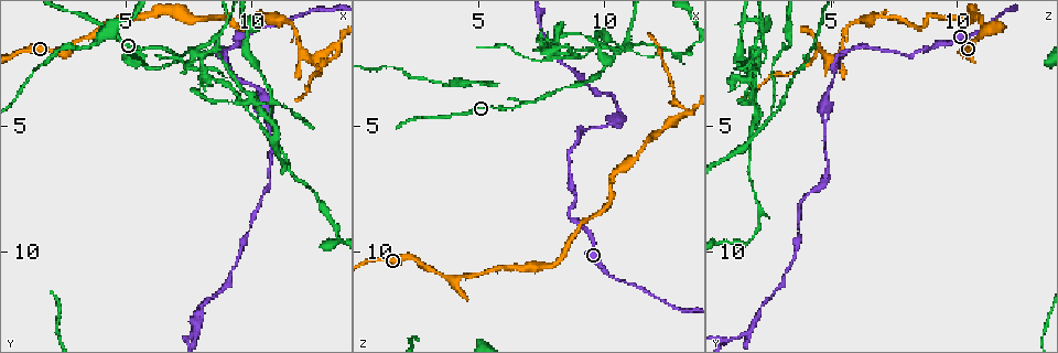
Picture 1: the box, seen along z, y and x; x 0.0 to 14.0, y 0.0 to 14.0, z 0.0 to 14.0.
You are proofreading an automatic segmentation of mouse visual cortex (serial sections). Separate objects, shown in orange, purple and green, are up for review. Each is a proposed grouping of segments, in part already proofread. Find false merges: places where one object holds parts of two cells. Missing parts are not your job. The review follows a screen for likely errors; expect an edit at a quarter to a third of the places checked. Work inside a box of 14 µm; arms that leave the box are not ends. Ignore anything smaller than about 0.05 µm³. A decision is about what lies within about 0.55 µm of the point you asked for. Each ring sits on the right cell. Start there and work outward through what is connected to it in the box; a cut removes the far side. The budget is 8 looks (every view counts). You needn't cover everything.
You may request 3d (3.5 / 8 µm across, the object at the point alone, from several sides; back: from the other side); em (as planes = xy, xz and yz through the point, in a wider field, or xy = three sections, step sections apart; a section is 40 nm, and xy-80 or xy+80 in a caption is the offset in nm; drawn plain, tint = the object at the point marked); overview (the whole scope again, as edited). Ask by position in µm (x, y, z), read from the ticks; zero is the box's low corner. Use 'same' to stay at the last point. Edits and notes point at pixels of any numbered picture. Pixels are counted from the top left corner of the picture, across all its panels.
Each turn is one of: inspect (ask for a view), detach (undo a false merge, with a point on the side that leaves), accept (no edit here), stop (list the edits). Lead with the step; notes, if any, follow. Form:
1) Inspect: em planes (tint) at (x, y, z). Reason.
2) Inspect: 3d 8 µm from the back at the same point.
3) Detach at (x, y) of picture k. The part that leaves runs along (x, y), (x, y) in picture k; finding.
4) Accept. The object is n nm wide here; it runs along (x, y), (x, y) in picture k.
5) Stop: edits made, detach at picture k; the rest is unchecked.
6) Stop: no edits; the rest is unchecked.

Inspect: 3d 3.5 µm at (4.0, 1.1, 11.0). A fork.

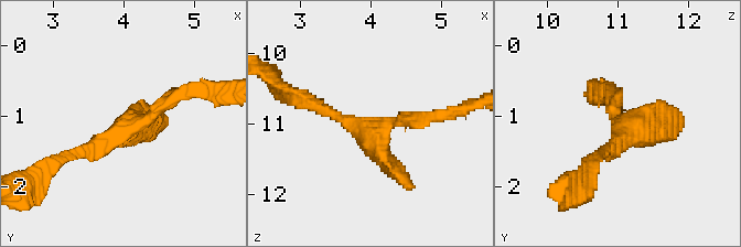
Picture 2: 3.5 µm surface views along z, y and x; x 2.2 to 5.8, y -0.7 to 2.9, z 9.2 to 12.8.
Inspect: em xy step 3 (tint) at (4.10, 1.15, 11.10).

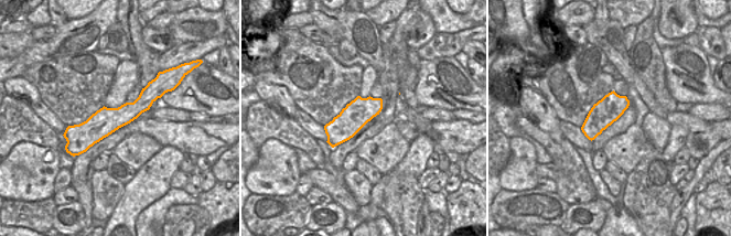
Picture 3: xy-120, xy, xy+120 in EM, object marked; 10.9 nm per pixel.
Accept. It runs along (158, 94), (94, 129), (73, 129) in picture 3; all the same cell.

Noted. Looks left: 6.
Inspect: 3d 8 µm at (8.3, 3.0, 3.6). A narrow waist.

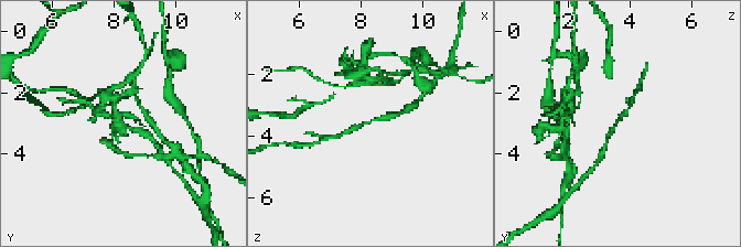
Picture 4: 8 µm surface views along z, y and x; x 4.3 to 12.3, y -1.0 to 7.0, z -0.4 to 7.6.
Inspect: em xy step 2 (tint) at (8.3, 3.0, 3.5). The arms are 200, 200 nm wide; now the EM.

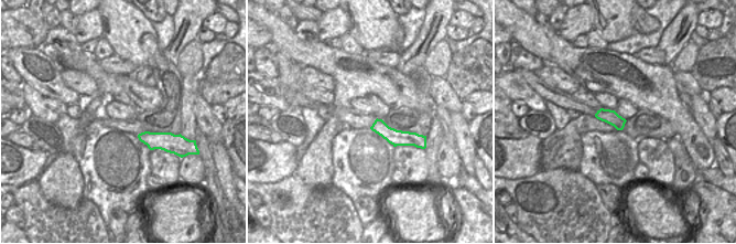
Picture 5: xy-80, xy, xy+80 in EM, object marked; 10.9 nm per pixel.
Accept. It runs along (96, 109), (149, 137) in picture 4; all the same cell.

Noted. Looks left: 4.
Inspect: 3d 8 µm at (10.7, 5.5, 1.8). Thick turns thin.

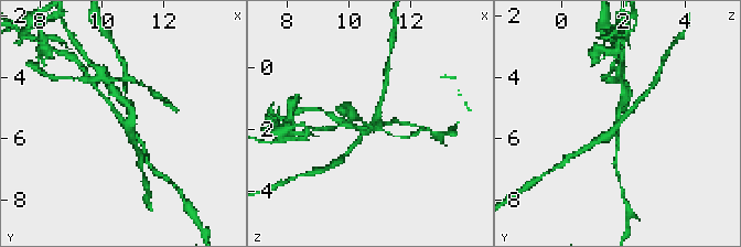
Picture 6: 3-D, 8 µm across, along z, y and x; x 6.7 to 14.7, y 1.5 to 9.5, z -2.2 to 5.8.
Inspect: 3d 3.5 µm at (10.8, 5.5, 1.7). Closer look.

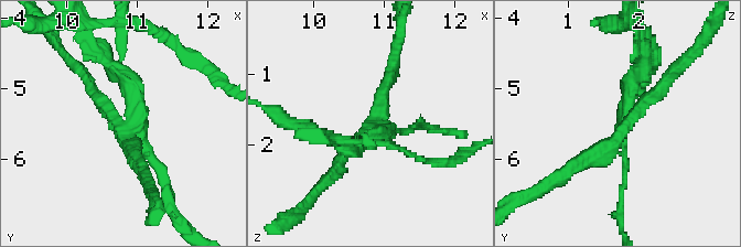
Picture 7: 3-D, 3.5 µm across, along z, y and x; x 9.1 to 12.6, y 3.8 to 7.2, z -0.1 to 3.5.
Inspect: em planes (tint) at (10.80, 5.60, 1.75). 4 arms meet here; the arms are 100, 150, 200, 200 nm wide.

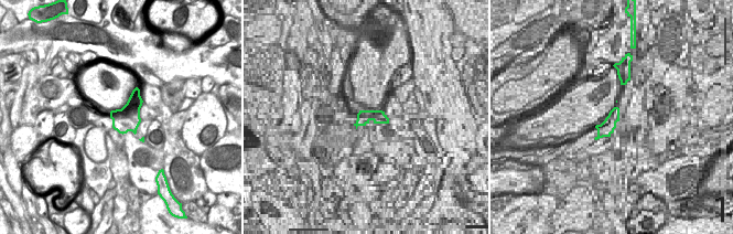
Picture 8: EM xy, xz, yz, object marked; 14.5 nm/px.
Detach at (121, 81) of picture 7. The part that leaves runs along (131, 122), (135, 89), (90, 38) in picture 7; two cells meet here.

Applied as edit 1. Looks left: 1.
Stop: edits made, detach at picture 7; the rest is unchecked.

